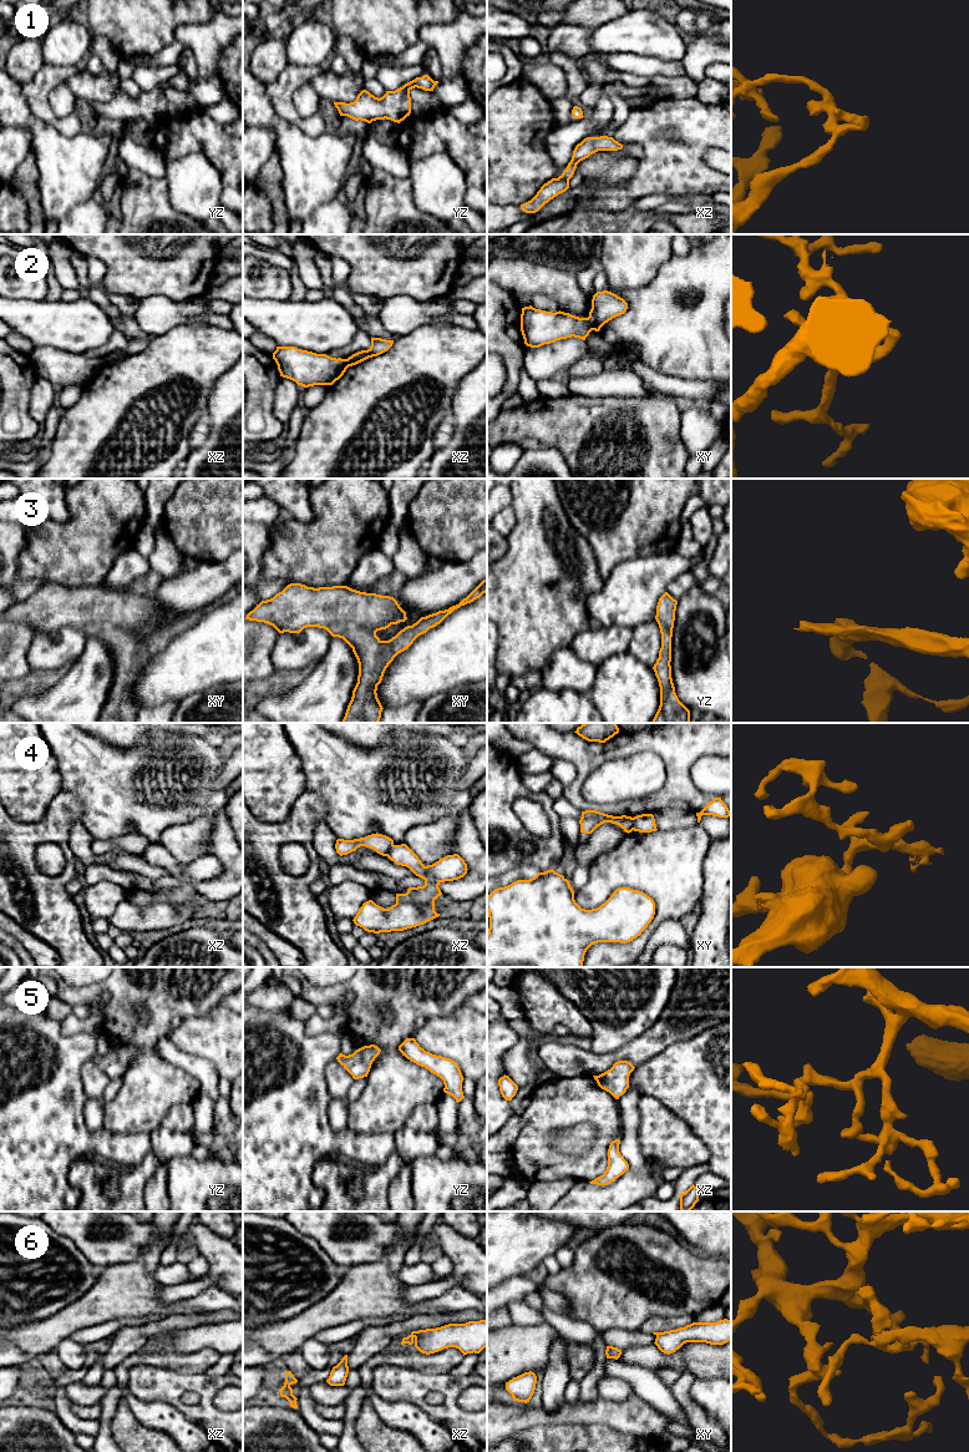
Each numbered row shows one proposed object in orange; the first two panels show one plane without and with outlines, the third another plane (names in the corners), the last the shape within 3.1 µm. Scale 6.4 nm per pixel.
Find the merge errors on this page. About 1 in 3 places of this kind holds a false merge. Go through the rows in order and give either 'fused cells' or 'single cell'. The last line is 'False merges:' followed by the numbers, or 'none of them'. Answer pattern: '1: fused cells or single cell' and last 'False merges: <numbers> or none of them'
1: single cell
2: fused cells
3: single cell
4: fused cells
5: single cell
6: fused cells
False merges: 2, 4, 6

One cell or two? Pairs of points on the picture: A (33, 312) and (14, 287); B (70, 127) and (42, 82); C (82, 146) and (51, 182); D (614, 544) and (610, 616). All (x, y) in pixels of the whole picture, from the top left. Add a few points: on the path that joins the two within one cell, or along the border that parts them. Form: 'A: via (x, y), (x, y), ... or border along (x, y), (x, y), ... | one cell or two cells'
A: border along (13, 299), (45, 300) | two cells
B: via (56, 122), (42, 109), (42, 96) | one cell
C: via (79, 155), (60, 173) | one cell
D: border along (639, 556), (619, 562), (603, 580) | two cells

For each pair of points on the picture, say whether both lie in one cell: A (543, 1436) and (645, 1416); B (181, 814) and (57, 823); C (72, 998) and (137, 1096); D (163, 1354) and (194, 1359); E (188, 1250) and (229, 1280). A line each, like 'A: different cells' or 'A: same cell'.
A: different cells
B: different cells
C: same cell
D: same cell
E: different cells

